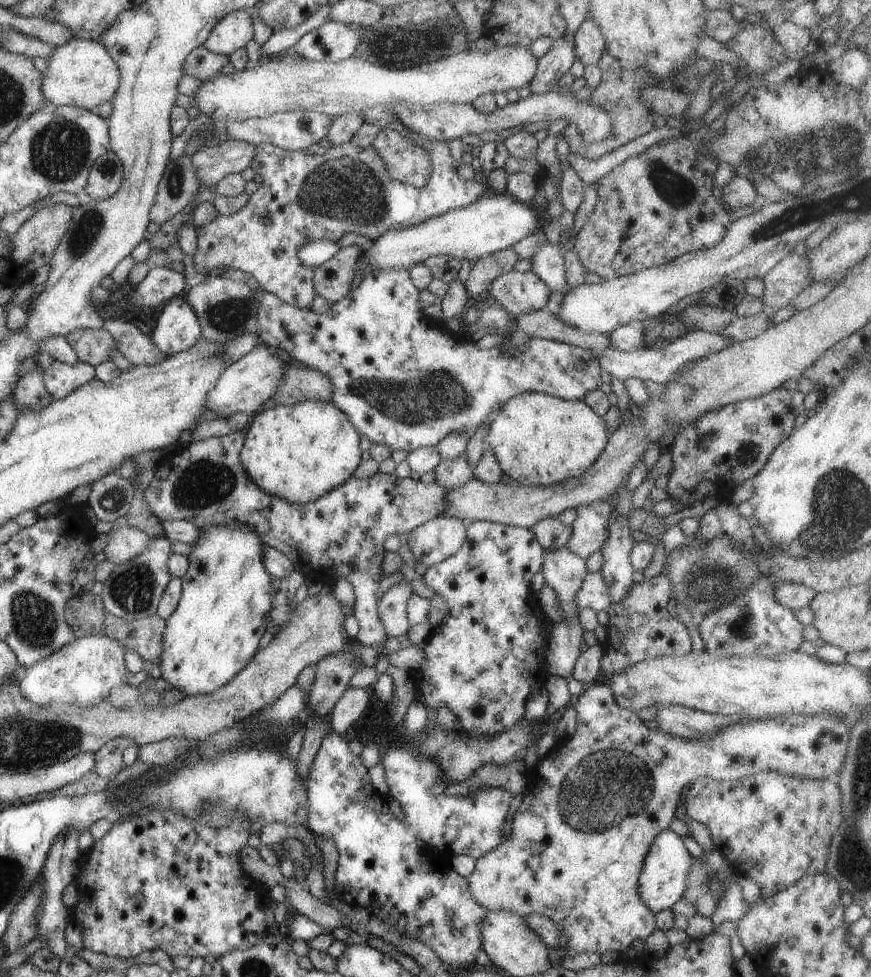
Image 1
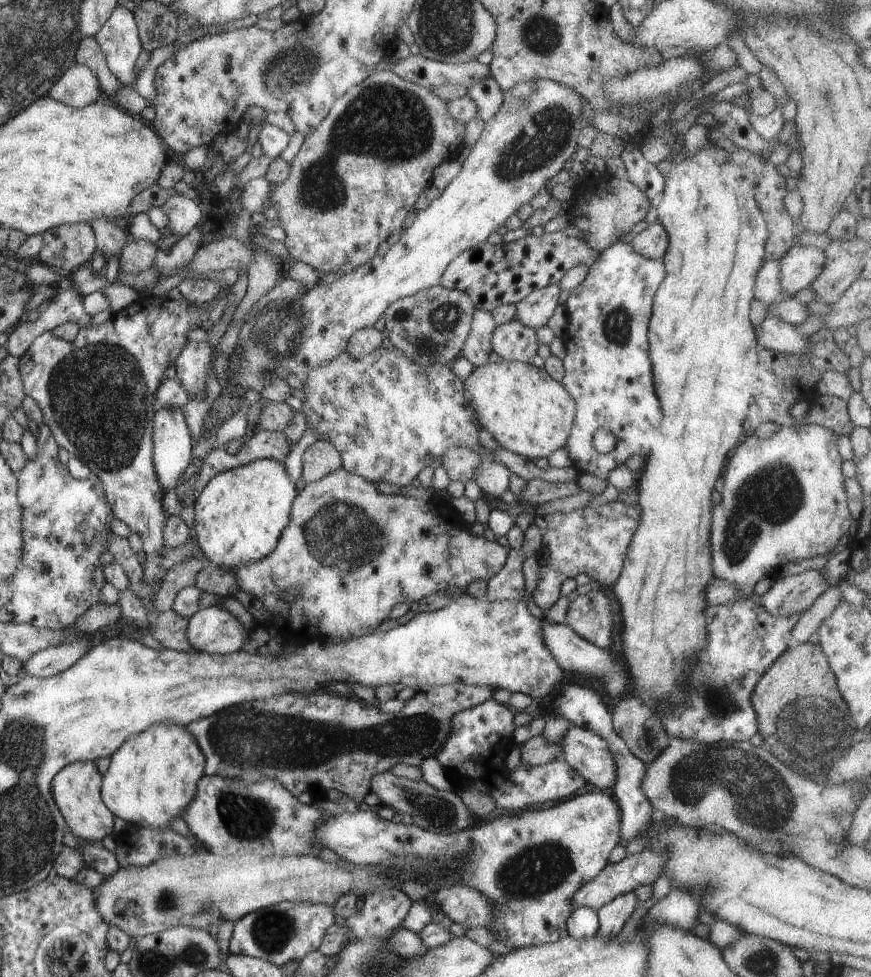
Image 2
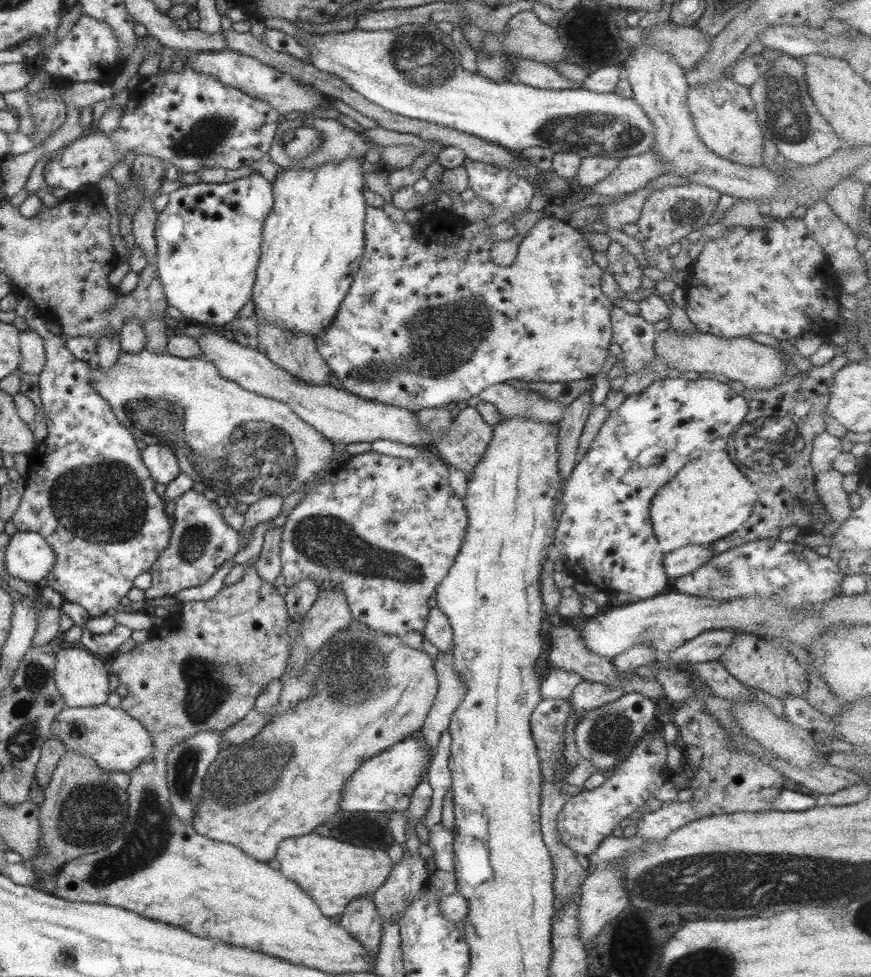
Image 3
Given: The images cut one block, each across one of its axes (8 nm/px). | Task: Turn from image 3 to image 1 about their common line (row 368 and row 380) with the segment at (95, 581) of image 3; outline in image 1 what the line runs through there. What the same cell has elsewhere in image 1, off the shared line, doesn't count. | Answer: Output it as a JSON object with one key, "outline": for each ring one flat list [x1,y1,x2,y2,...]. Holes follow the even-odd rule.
{"outline":[[75,360,72,365,53,361,42,369,42,380,47,393,53,401,62,399,66,394,95,378,94,366]]}

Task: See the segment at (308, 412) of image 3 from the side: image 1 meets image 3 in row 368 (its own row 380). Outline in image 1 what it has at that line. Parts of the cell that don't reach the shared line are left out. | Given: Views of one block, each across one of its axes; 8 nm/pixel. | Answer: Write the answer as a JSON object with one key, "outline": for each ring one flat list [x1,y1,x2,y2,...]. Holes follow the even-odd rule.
{"outline":[[263,342,255,345,247,354,233,361,218,376,212,389,206,394,206,410,211,410,221,414,225,418,237,411,241,411,248,416,252,416,256,410,265,402,272,398,280,382,284,378,286,364,275,355]]}

